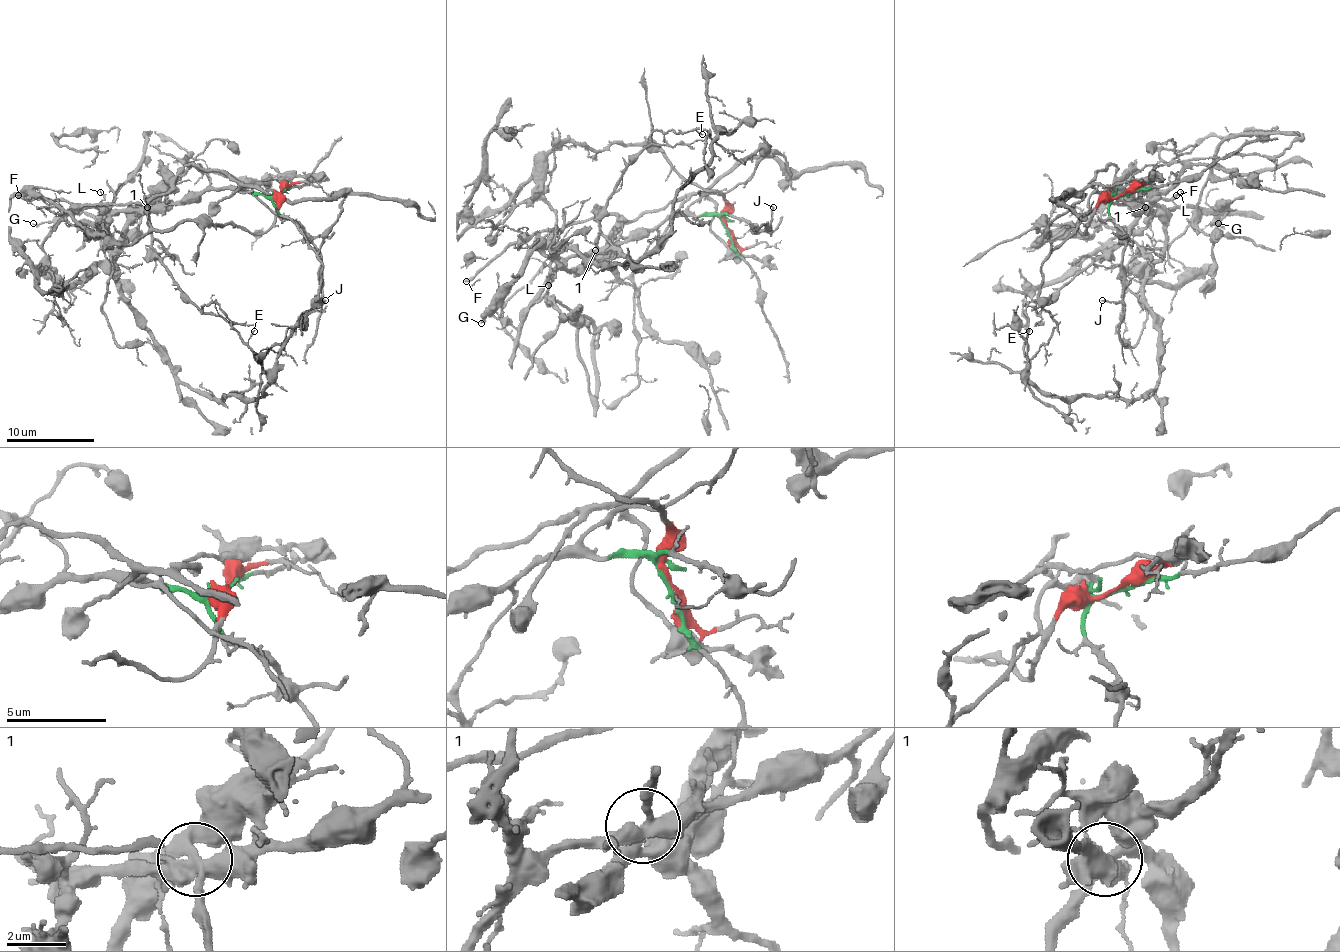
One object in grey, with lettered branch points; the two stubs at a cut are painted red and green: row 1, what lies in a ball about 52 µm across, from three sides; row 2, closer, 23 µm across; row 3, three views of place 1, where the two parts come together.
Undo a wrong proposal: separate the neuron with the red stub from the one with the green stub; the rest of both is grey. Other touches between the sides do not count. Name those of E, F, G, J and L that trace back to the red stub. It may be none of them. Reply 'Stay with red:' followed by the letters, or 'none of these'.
Stay with red: none of these

